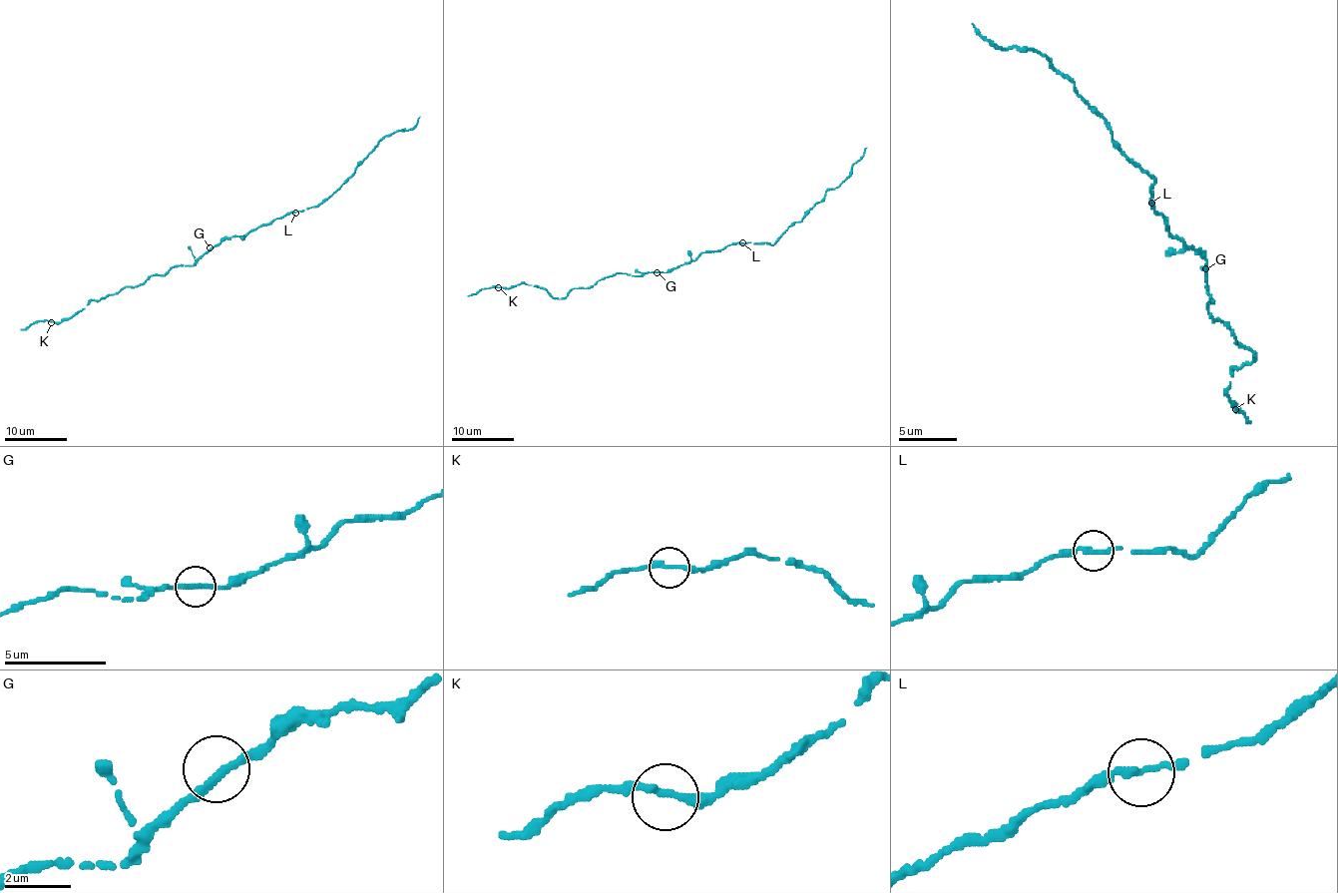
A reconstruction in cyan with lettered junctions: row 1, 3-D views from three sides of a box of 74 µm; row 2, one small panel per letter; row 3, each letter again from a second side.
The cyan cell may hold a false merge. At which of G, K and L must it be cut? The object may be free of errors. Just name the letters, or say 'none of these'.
none of these

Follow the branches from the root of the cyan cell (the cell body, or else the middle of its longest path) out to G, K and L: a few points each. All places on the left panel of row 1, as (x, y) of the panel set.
G: (239, 236), (230, 236), (210, 247)
K: (239, 236), (215, 244), (192, 266), (176, 264), (164, 275), (125, 286), (51, 322)
L: (239, 236), (295, 212)

